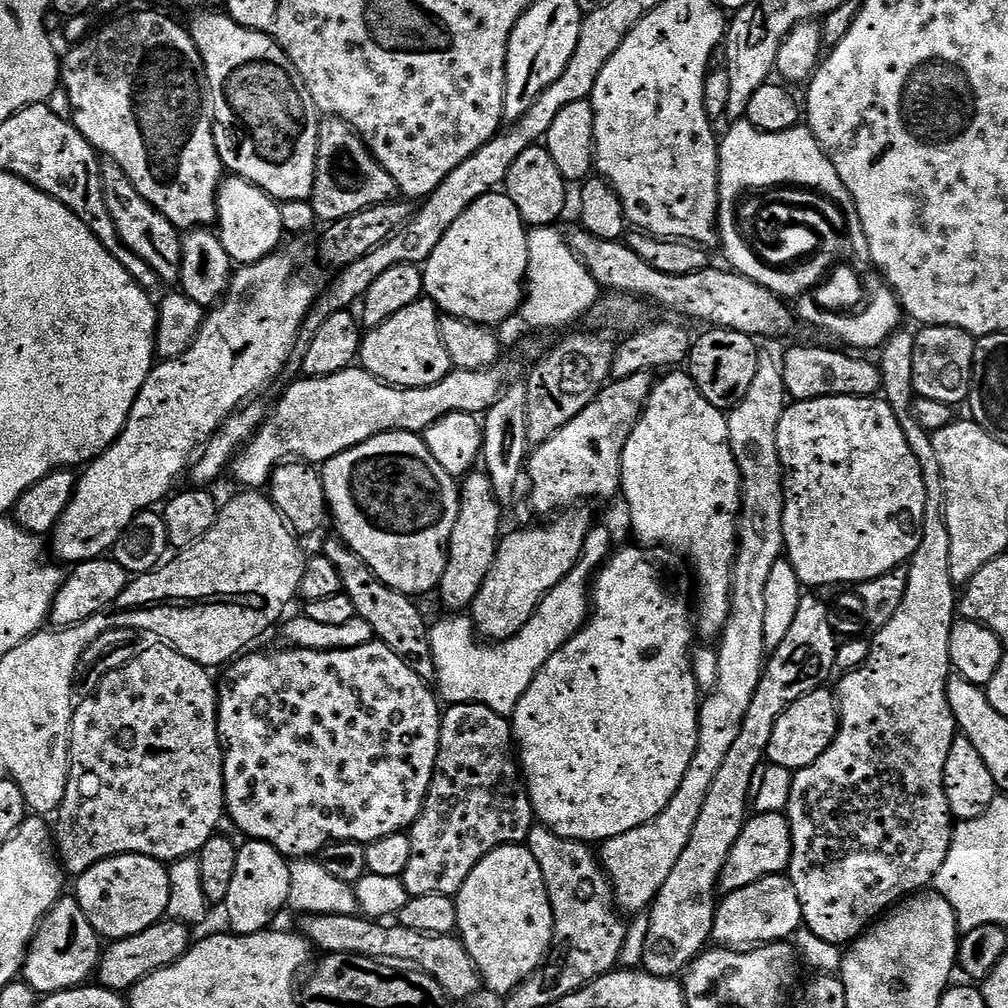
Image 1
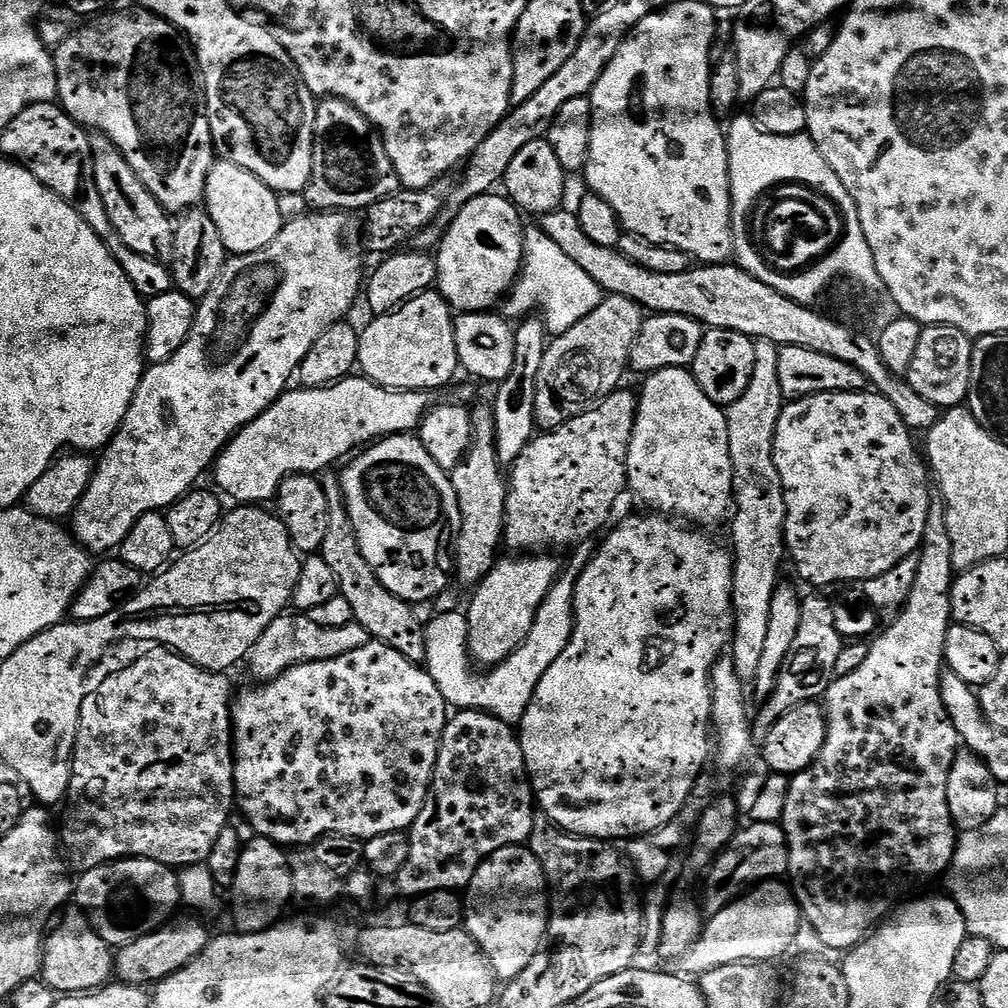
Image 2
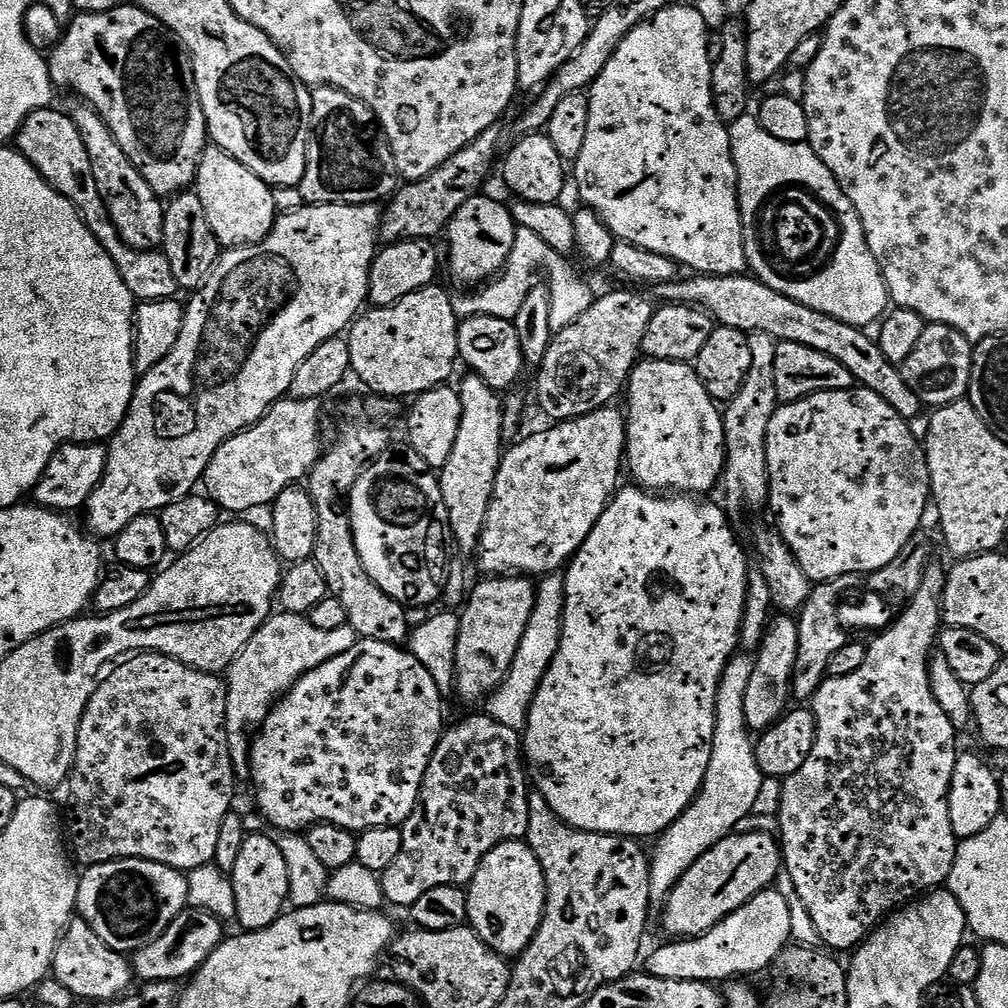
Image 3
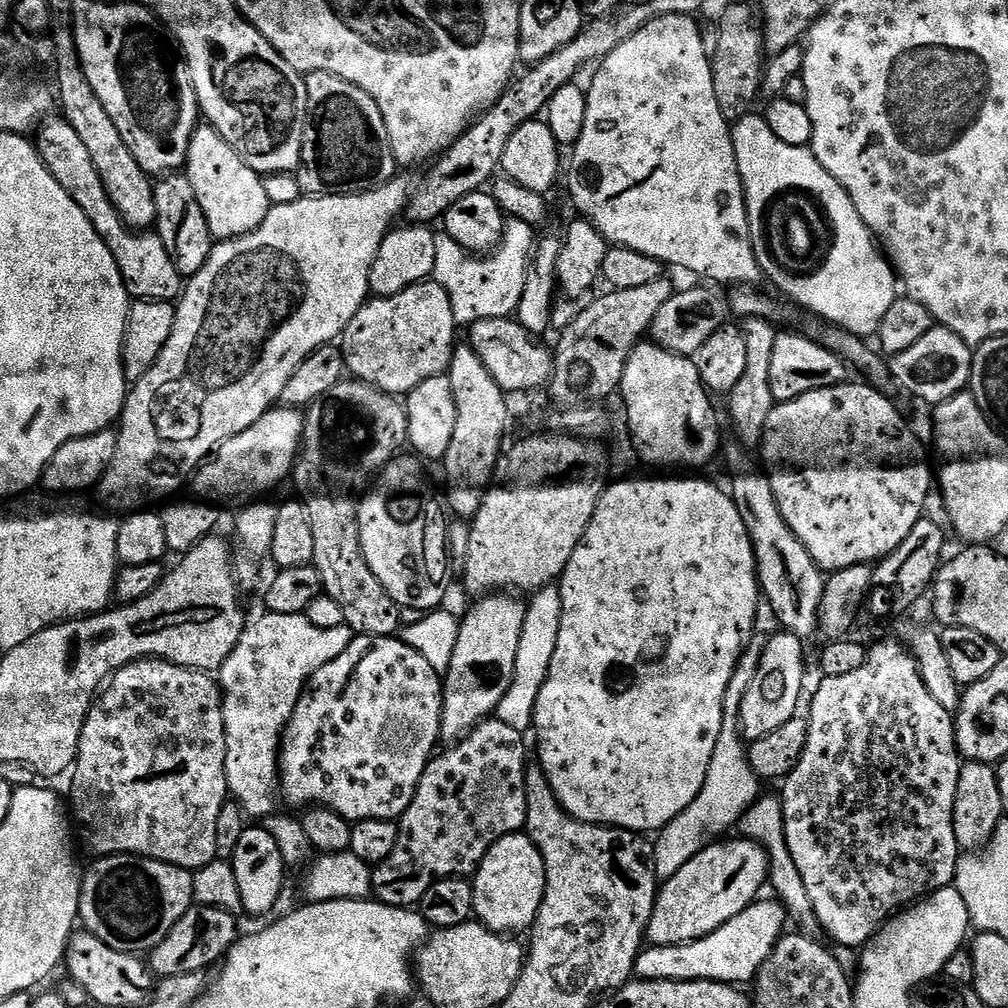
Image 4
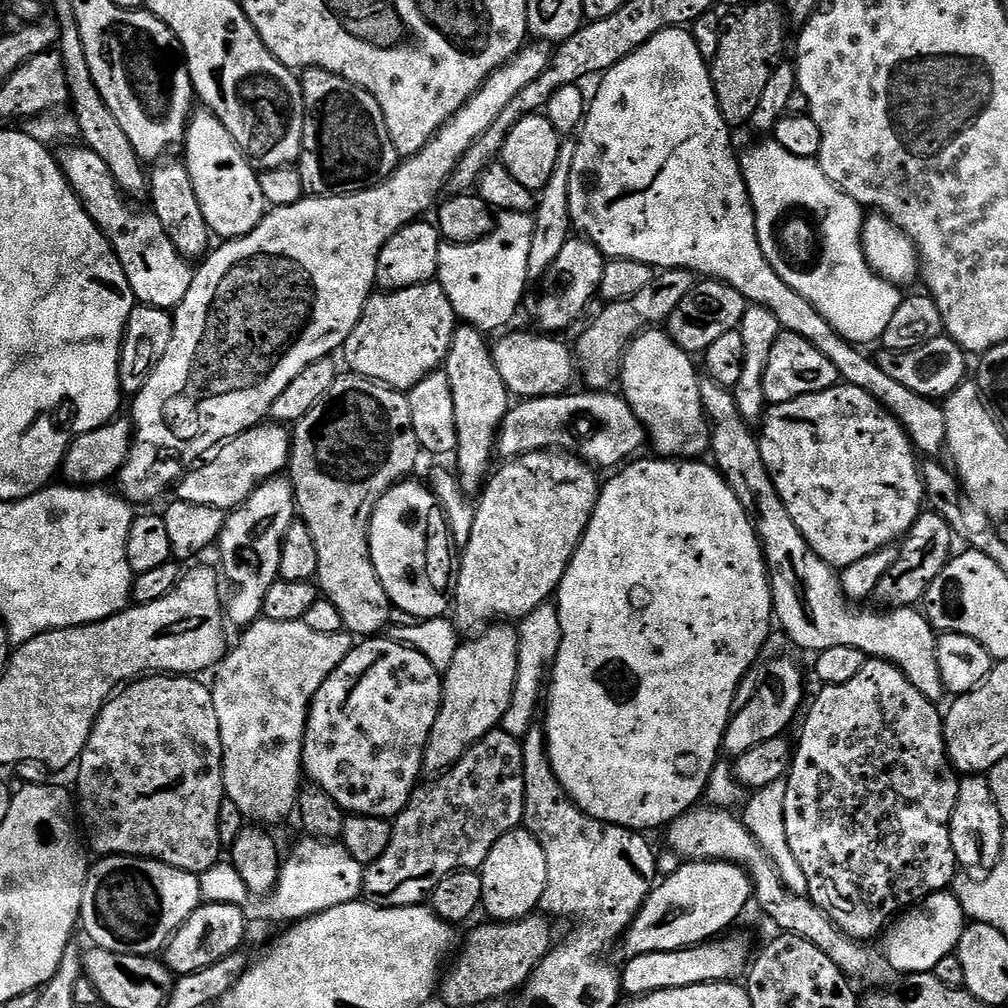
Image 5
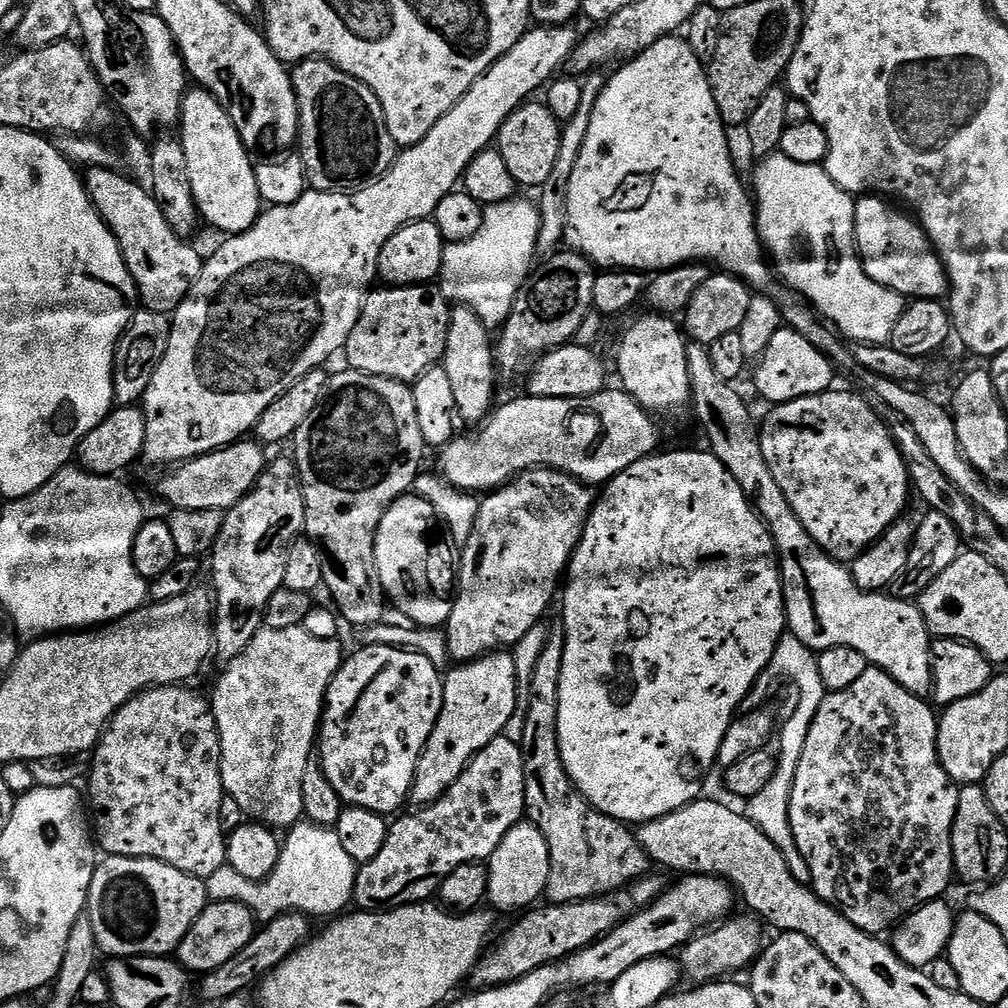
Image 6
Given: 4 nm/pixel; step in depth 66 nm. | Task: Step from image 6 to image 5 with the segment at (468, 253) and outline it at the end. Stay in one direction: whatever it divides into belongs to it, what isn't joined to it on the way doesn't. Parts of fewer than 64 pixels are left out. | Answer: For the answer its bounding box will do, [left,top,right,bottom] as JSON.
[436,212,534,334]

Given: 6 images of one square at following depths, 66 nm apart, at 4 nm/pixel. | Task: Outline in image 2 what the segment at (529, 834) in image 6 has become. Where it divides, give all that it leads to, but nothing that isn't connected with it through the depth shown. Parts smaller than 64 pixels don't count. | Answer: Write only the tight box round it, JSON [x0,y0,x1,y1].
[463,847,549,982]

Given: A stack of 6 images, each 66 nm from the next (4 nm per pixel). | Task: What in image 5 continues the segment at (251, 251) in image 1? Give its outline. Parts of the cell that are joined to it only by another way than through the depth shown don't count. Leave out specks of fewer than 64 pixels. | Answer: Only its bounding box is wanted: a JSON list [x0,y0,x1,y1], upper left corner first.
[183,110,266,241]

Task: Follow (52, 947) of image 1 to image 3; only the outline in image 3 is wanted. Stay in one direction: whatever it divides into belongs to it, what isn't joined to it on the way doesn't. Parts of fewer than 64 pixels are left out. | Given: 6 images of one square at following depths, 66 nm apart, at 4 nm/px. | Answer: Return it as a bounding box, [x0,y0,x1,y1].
[51,918,134,1002]

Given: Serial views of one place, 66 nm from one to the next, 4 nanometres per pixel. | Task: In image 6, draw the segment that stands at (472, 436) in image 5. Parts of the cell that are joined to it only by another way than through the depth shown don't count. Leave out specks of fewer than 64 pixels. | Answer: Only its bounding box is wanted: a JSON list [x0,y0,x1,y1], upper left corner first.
[442,306,498,426]

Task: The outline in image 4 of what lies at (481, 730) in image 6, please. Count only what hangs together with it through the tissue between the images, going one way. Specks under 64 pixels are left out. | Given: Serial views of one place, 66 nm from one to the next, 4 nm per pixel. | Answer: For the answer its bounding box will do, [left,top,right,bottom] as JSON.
[440,594,528,742]

